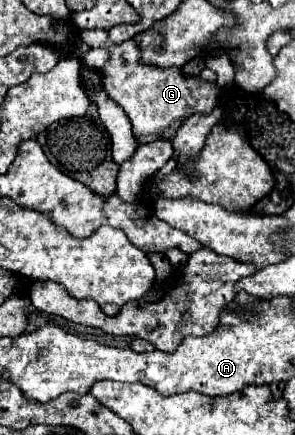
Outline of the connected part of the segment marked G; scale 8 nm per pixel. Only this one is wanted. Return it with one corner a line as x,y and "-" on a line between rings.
83,30
81,38
91,46
107,46
111,52
109,62
101,72
105,72
105,80
109,80
109,98
115,100
127,114
133,124
133,136
163,136
165,130
175,122
183,122
193,114
209,114
215,104
221,88
217,84
203,82
199,76
185,78
179,68
141,68
137,60
141,60
141,52
137,52
133,40
111,44
107,40
107,30

